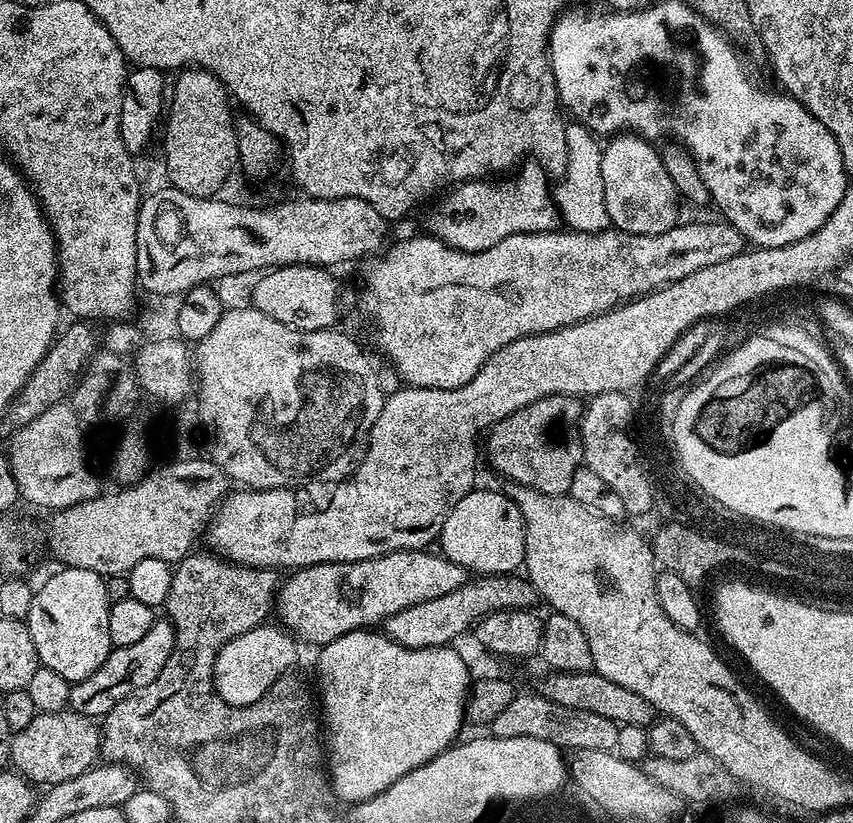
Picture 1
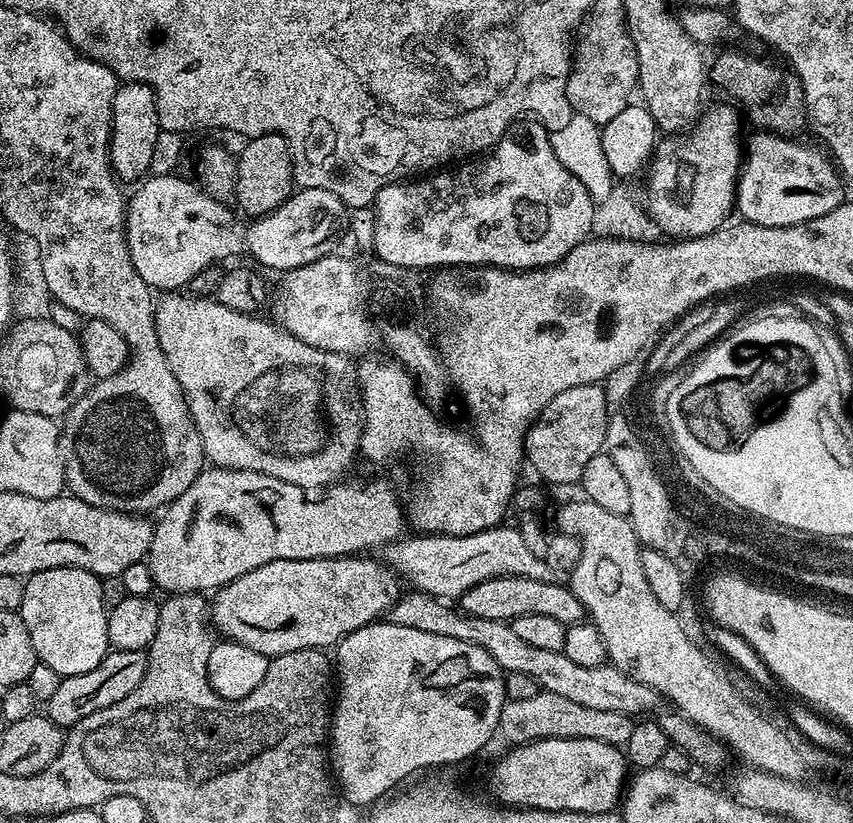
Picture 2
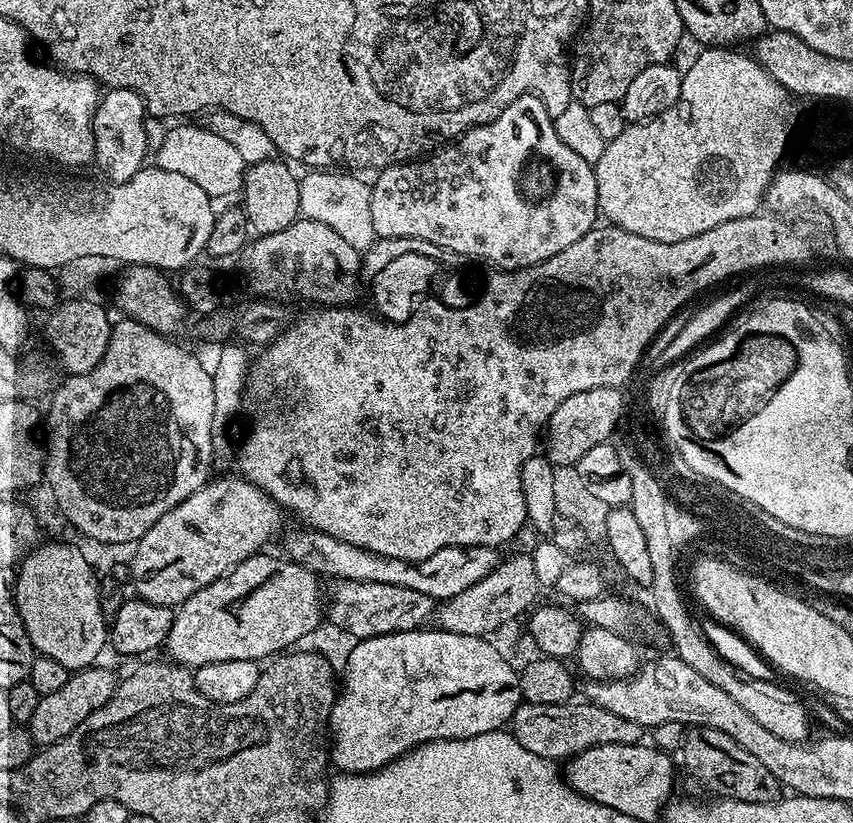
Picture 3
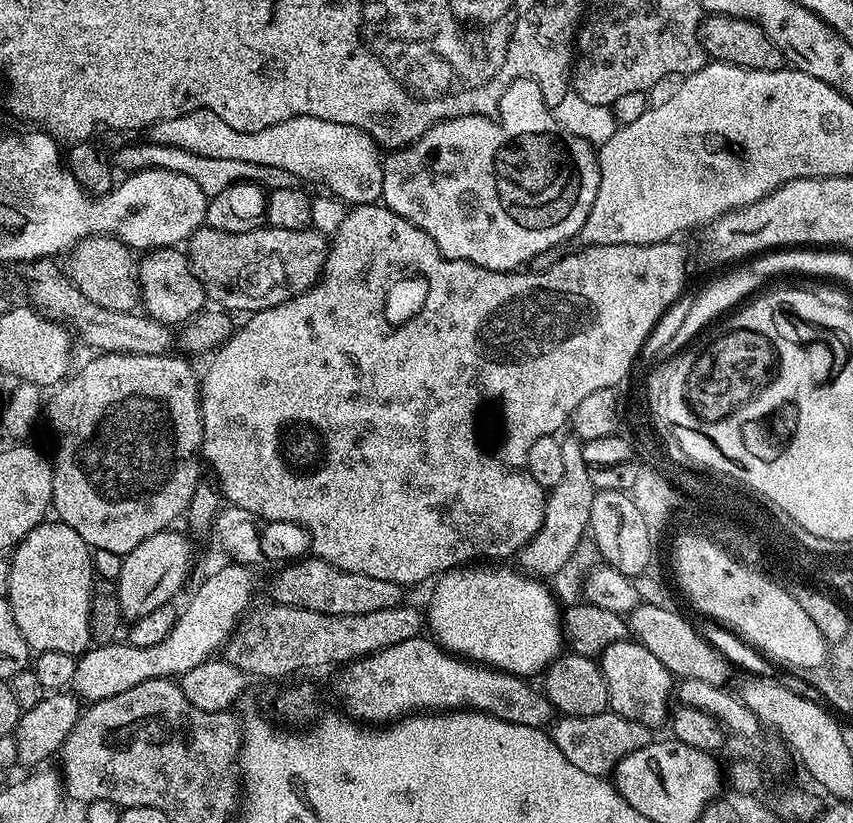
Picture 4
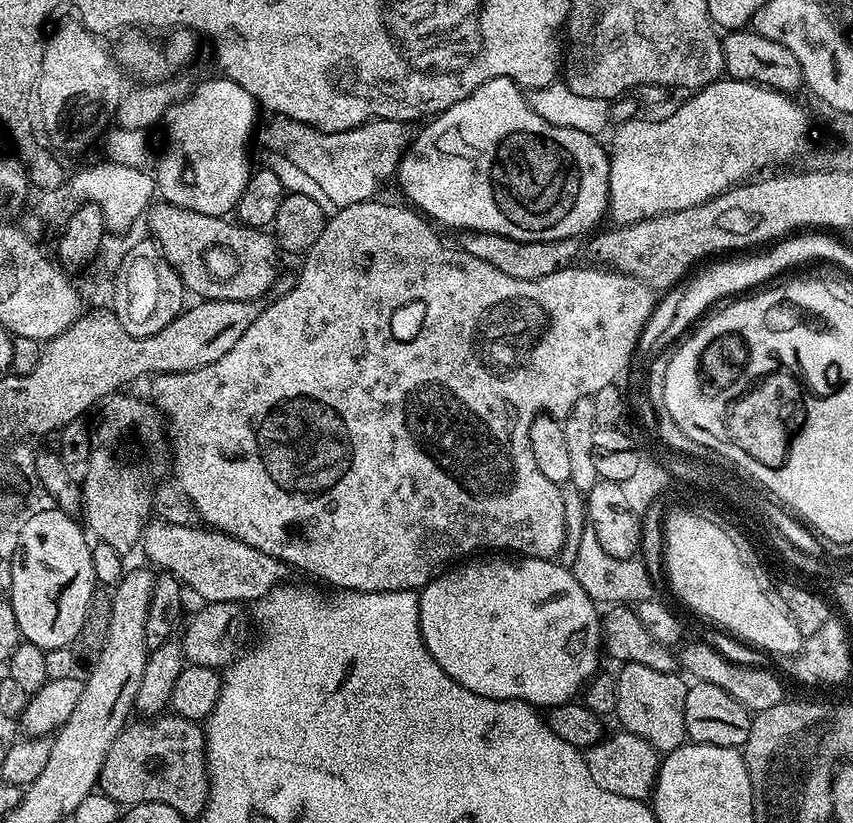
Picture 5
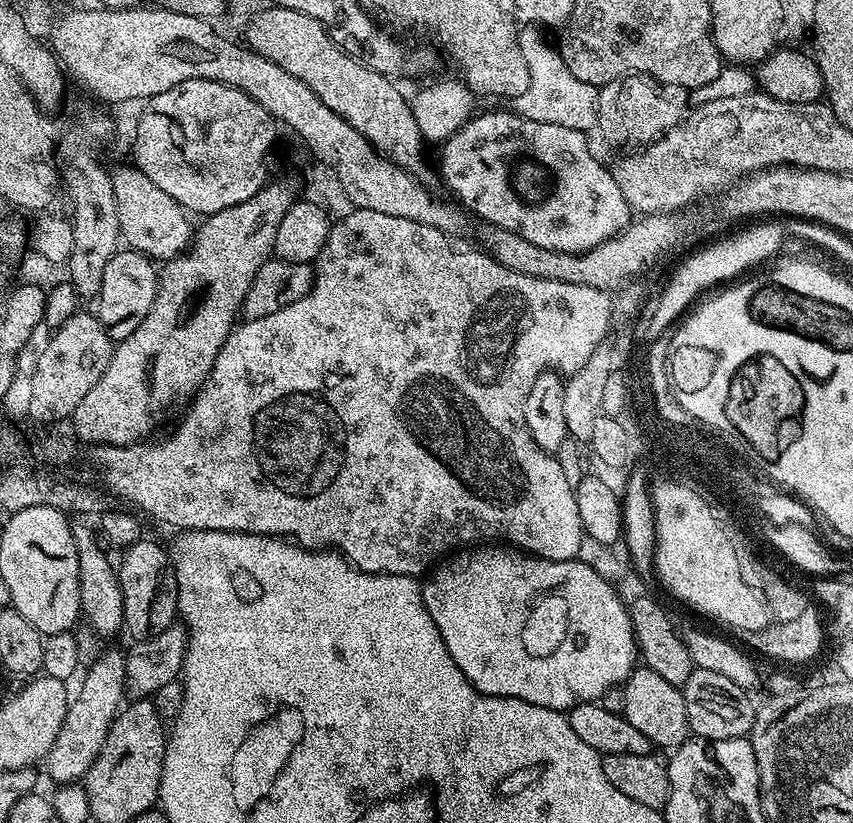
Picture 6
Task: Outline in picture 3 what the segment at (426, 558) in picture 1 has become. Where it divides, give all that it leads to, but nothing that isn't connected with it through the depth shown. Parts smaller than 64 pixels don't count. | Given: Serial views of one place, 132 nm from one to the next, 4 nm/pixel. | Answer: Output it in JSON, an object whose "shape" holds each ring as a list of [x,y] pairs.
{"shape":[[[257,554],[250,558],[246,558],[246,562],[234,566],[224,576],[219,576],[214,582],[210,582],[210,586],[206,586],[202,590],[193,592],[186,603],[179,605],[179,607],[175,609],[176,617],[170,626],[170,634],[168,635],[168,642],[166,645],[167,655],[171,657],[175,663],[182,664],[185,668],[195,670],[202,666],[206,666],[210,662],[230,662],[231,660],[255,660],[257,662],[264,662],[269,658],[275,657],[277,654],[287,653],[293,646],[299,645],[296,643],[298,643],[303,636],[310,635],[311,632],[319,626],[320,620],[322,624],[322,592],[320,596],[321,581],[318,579],[317,575],[287,558],[281,558],[279,556],[279,560],[276,556],[264,555],[268,554]]]}

